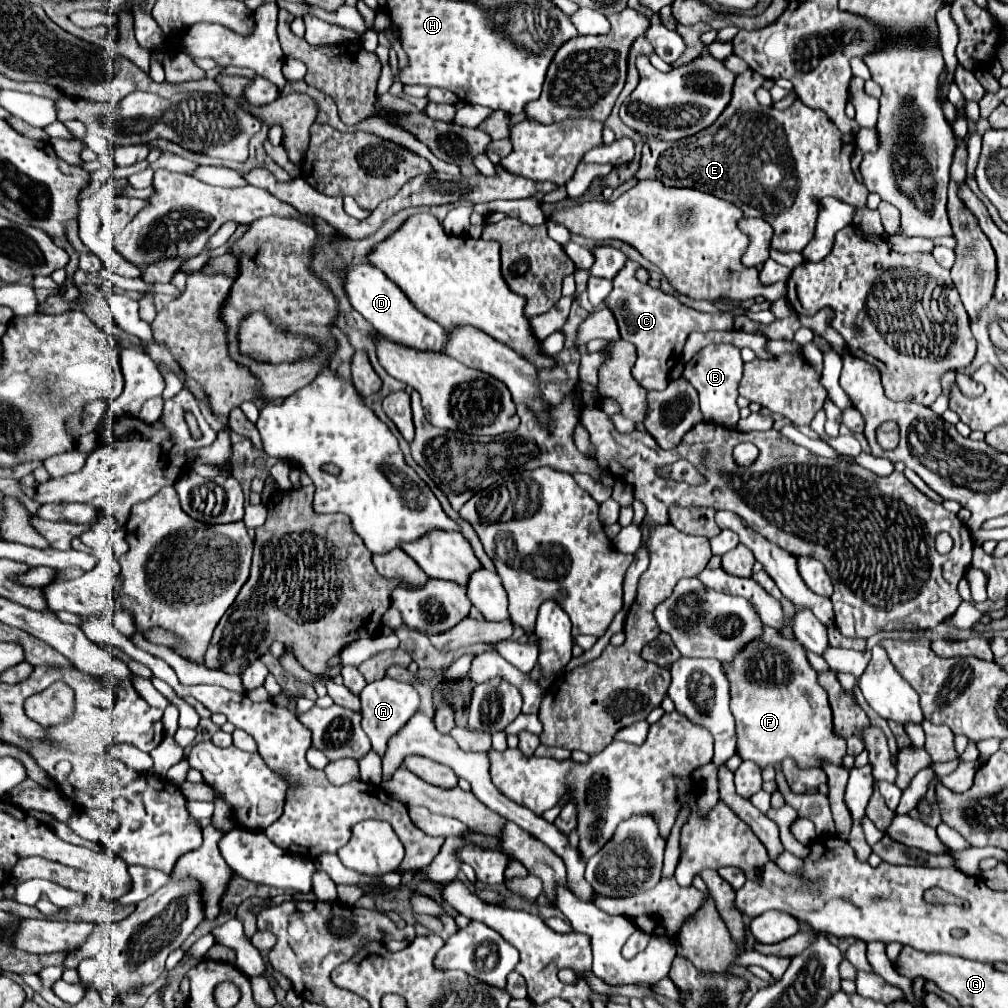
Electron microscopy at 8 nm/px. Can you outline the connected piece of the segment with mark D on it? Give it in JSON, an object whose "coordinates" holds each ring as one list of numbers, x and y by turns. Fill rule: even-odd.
{"coordinates":[[359,264,353,266,345,272,345,290,349,294,349,300,353,308,369,322,375,326,379,334,383,334,387,340,419,350,419,352,435,352,443,354,449,342,449,334,445,328,441,328,437,322,427,318,423,312,419,312,411,300,405,296,405,292,389,280,379,268,369,266,369,264]]}

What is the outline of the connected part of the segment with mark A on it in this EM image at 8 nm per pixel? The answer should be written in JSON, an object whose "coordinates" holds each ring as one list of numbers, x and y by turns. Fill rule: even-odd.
{"coordinates":[[389,676,375,680,371,684,367,684,361,694,361,726,365,730,365,734,369,736,373,750,379,756,385,756,387,750,387,742,415,716,415,712,419,710,419,694,411,684,393,680]]}

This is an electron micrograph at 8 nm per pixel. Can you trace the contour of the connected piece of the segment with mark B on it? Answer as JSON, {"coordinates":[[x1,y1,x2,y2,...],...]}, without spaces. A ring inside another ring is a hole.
{"coordinates":[[709,344,701,348,695,354,695,366,691,370,683,370,683,378,689,380,699,392,699,402,701,402,701,412,705,416,705,422,719,422,729,428,737,426,739,408,735,400,739,396,737,386,741,374,743,374,743,360,739,348,733,344]]}

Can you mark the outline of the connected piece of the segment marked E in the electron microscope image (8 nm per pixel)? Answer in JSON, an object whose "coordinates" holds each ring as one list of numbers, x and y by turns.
{"coordinates":[[753,70,739,74,733,84,731,102,709,128,675,142,645,142,637,178,661,180,667,186,697,188,733,202,745,212,745,216,761,216,773,226,775,236,771,246,779,252,803,252,803,248,813,240,819,204,825,196,833,196,841,202,851,204,855,208,853,224,865,234,882,235,886,238,887,233,879,220,879,212,867,208,869,192,865,184,859,182,851,170,851,158,855,154,855,136,845,134,843,142,843,132,827,118,823,110,807,108,799,100,795,100,793,106,783,112,775,110,773,106,761,106,755,100,755,90,763,84,763,80,765,78,755,74]]}

